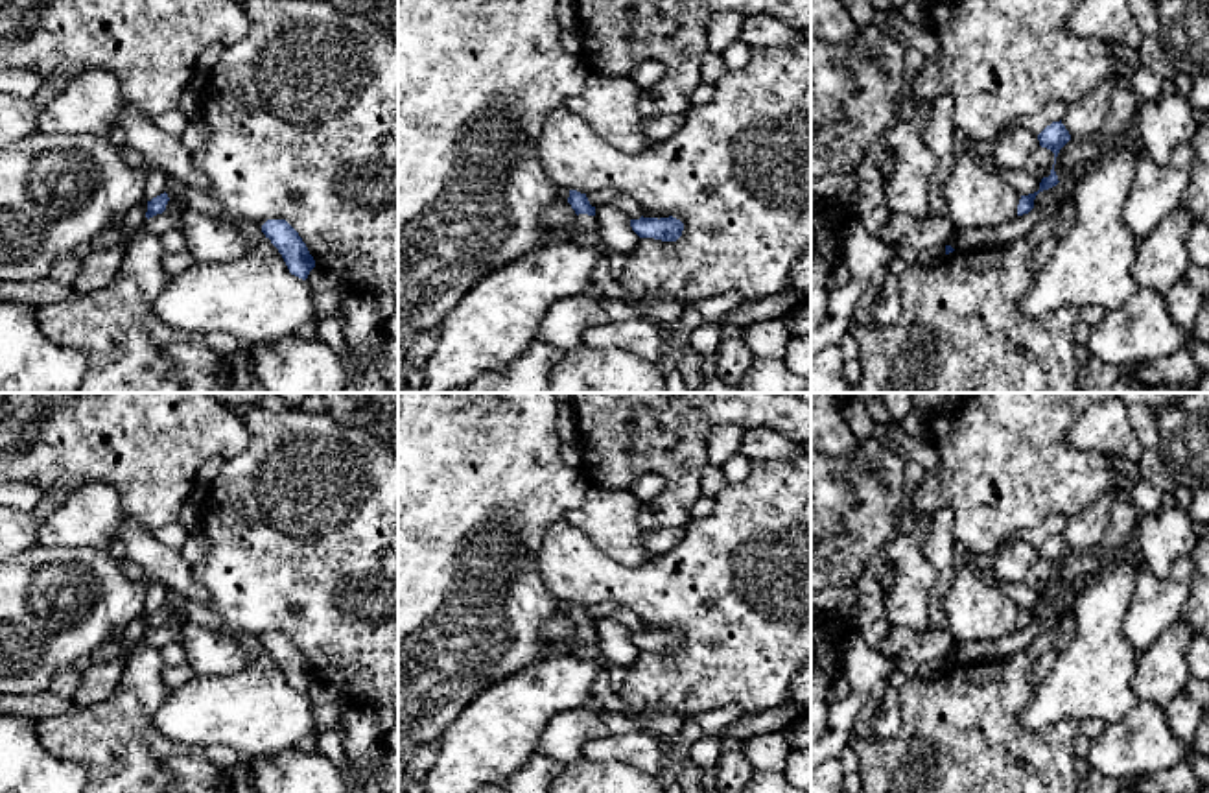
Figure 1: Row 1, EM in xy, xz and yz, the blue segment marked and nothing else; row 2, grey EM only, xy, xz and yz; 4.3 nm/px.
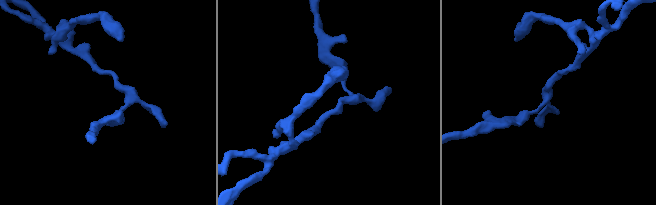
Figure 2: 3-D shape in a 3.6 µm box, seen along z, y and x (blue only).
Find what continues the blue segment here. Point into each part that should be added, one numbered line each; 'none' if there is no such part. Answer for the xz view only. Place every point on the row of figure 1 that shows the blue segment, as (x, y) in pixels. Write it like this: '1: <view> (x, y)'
none

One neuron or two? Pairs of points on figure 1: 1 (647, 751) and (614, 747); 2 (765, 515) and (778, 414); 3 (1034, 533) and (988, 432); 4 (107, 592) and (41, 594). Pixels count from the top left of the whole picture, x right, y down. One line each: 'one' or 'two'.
1: one
2: two
3: two
4: one

